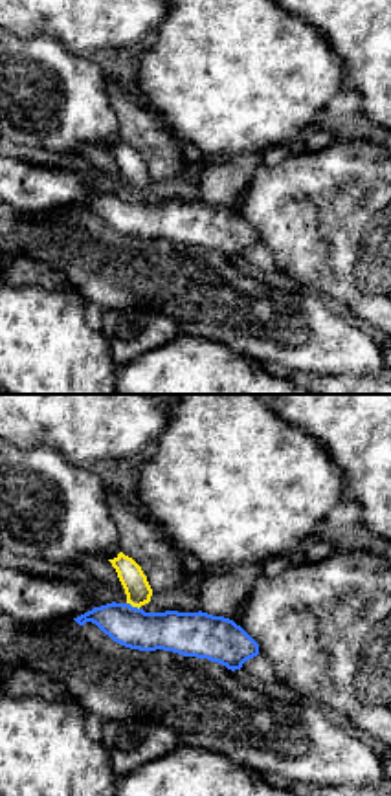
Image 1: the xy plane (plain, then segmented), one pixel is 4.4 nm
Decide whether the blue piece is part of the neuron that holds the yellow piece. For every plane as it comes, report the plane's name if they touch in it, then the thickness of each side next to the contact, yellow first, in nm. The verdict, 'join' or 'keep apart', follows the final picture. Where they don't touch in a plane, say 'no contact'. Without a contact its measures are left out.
meets yellow in xy; 120 nm thick on the yellow side, 180 nm on the other

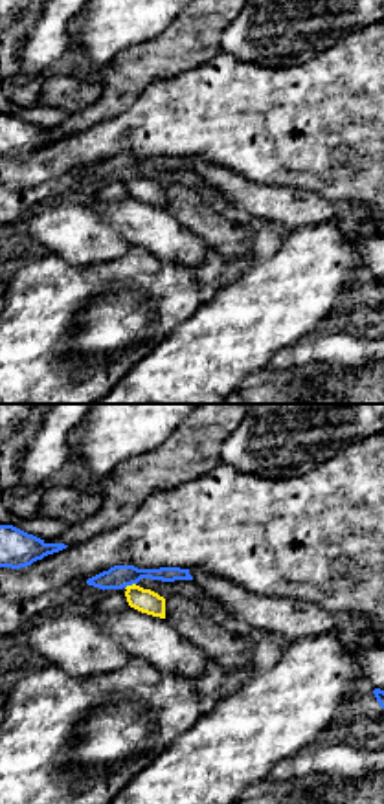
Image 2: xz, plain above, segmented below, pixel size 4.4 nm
meets yellow in xz; 110 nm thick on the yellow side, 110 nm on the other

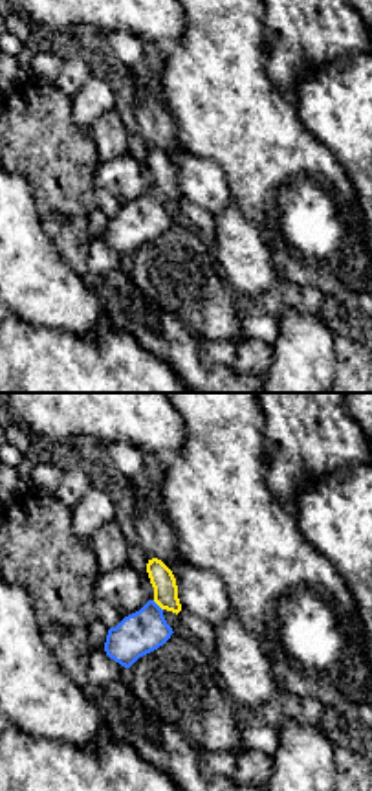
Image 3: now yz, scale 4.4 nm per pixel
meets yellow in yz; 110 nm thick on the yellow side, 190 nm on the other

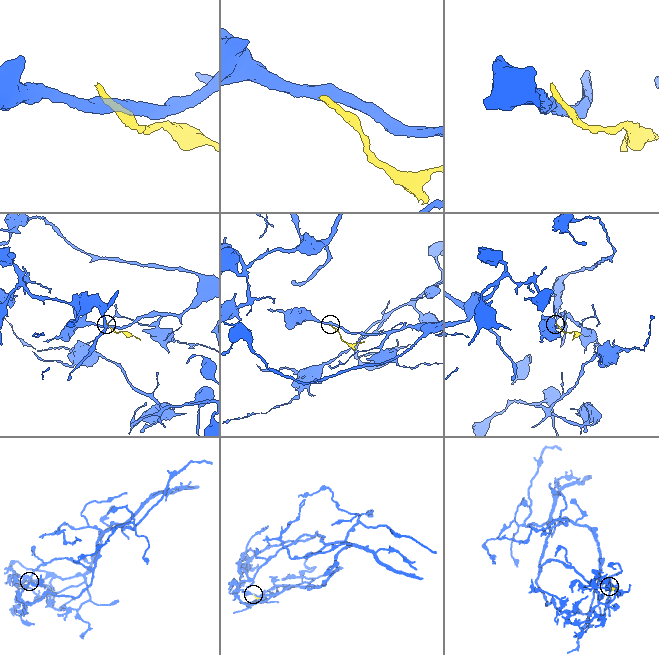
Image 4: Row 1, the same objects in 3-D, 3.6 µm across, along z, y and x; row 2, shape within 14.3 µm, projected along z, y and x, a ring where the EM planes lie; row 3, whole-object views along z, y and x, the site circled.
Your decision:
keep apart

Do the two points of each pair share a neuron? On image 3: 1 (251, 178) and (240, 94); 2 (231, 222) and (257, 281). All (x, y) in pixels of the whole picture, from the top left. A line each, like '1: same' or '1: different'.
1: same
2: same

